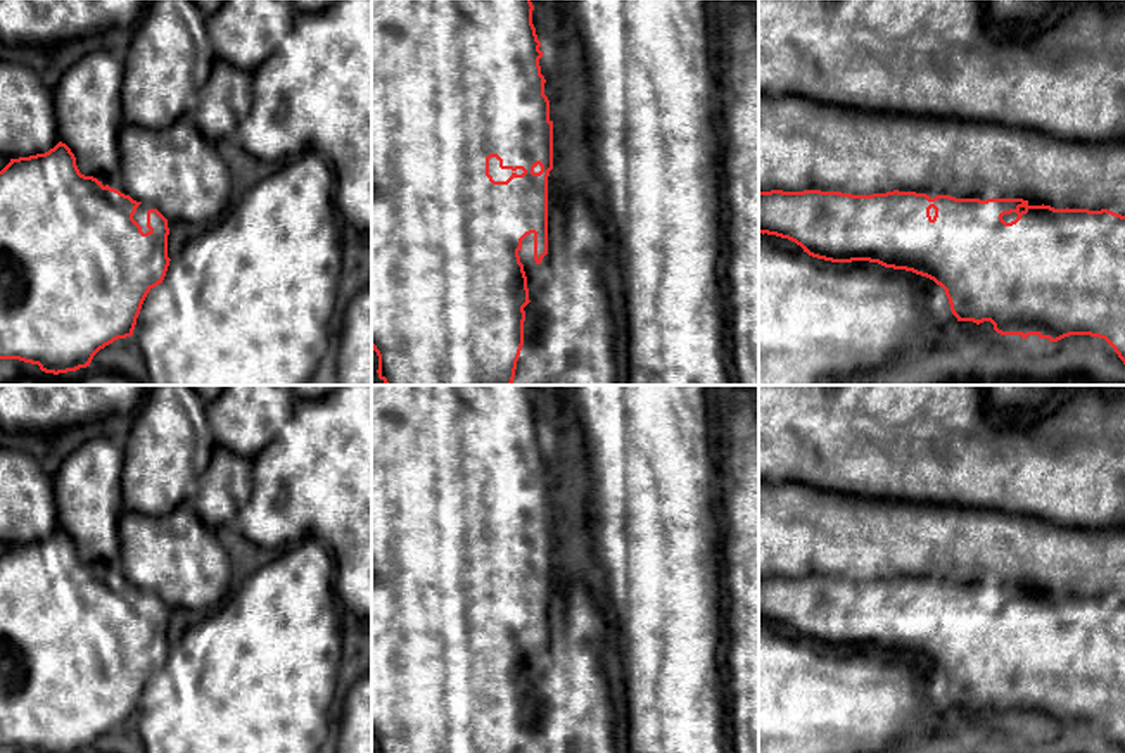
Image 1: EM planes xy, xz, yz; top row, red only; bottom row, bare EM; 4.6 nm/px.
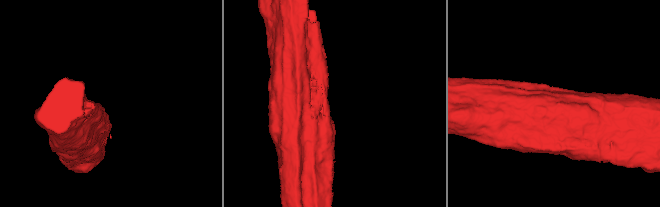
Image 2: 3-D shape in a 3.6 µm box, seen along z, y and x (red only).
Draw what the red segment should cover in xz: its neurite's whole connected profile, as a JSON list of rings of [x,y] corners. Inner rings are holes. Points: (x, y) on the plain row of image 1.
[[[372,385],[372,736],[378,743],[378,753],[517,753],[524,732],[524,694],[529,687],[527,663],[518,639],[522,627],[534,622],[534,648],[541,651],[548,641],[548,563],[553,556],[553,508],[550,487],[544,482],[536,414],[532,411],[534,392],[531,385]],[[496,544],[501,556],[512,556],[506,568],[494,568],[489,561],[489,546]]]

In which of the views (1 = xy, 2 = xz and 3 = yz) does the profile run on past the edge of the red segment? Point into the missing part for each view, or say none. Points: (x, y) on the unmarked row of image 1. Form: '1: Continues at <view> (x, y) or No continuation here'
1: No continuation here
2: No continuation here
3: No continuation here

